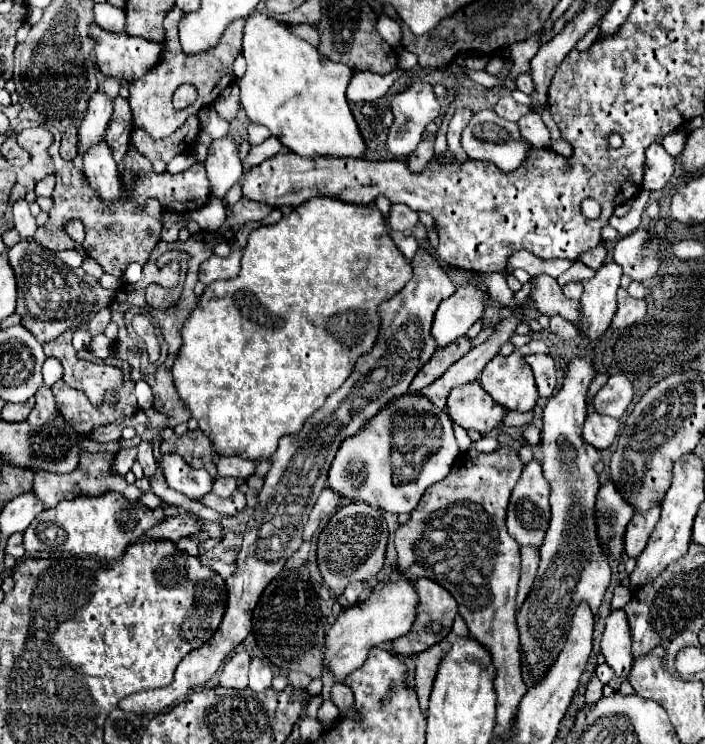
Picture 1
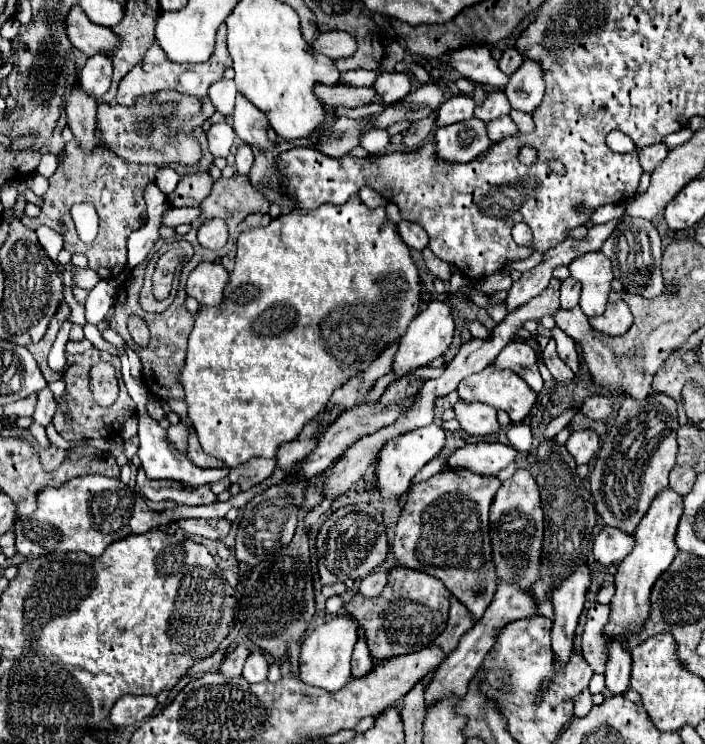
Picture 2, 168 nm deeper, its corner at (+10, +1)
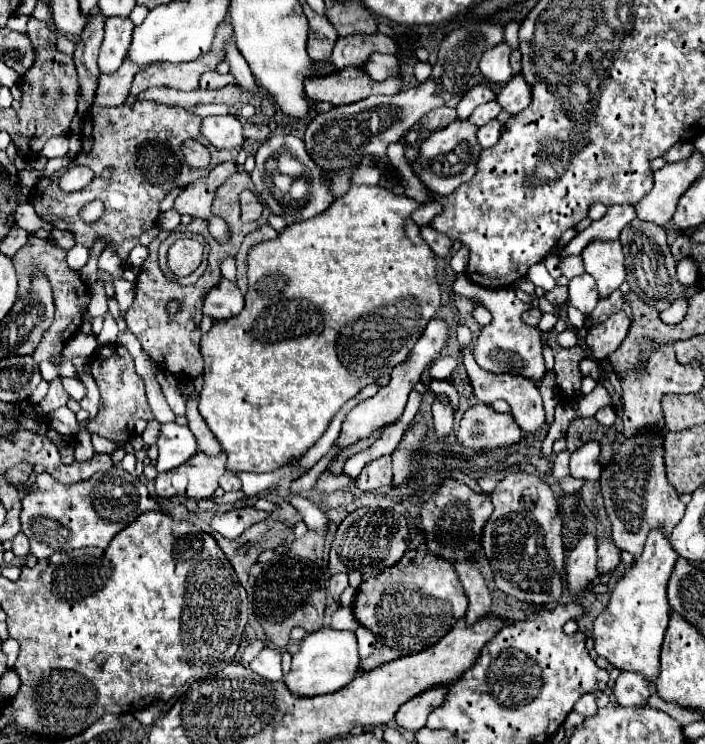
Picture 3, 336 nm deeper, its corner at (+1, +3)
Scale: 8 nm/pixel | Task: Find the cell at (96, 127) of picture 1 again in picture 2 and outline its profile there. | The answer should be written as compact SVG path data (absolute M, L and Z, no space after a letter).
M95 54L79 72L79 86L85 94L99 100L111 86L111 58Z

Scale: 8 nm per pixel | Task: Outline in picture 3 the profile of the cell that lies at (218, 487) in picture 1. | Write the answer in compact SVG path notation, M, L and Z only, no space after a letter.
M226 472L222 478L220 478L220 488L224 488L224 492L238 492L242 488L242 482L236 474L232 472Z

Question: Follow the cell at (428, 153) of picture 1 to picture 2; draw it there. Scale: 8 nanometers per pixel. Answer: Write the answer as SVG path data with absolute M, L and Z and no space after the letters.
M431 114L431 116L425 118L425 120L419 120L419 122L411 124L411 128L407 130L407 134L405 134L405 138L403 138L405 148L415 150L419 144L425 142L425 138L429 136L429 132L431 132L433 128L435 128L435 114Z

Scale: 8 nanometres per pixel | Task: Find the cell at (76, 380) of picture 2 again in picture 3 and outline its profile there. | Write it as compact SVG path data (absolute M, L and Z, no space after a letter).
M108 344L108 346L100 346L90 358L94 358L92 362L92 376L98 384L98 390L102 394L104 400L104 408L102 412L98 412L98 416L88 424L88 432L90 434L98 434L102 438L108 440L128 440L134 434L134 424L136 420L146 420L150 422L152 410L148 406L146 400L146 392L144 392L144 380L136 374L134 370L134 360L128 354L128 350L120 344Z

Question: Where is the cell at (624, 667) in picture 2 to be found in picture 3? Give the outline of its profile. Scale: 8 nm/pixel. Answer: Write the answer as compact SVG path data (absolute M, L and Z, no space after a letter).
M620 672L612 692L620 706L646 706L650 684L642 680L642 676L638 676L636 672Z

